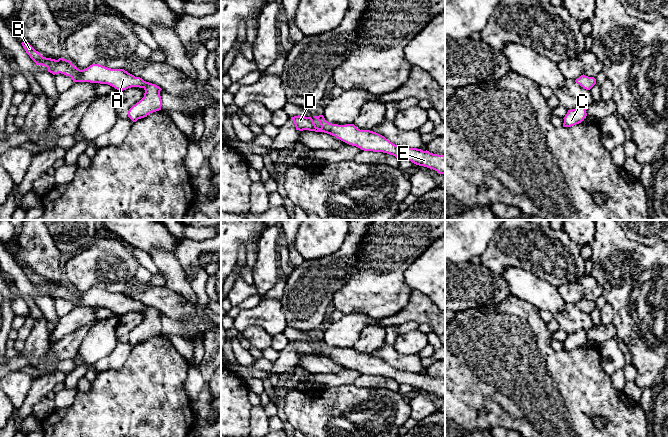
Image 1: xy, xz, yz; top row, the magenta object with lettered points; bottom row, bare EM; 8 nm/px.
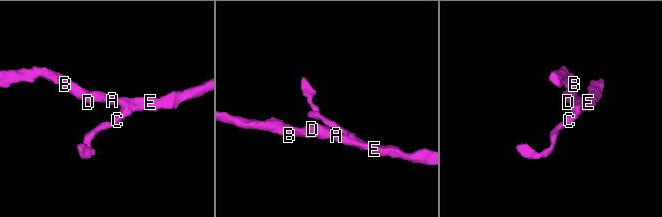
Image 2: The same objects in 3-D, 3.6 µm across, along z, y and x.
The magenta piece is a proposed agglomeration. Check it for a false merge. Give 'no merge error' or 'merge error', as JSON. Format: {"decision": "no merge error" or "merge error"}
{"decision": "no merge error"}

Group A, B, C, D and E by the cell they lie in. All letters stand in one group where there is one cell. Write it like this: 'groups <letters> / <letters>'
groups A B C D E

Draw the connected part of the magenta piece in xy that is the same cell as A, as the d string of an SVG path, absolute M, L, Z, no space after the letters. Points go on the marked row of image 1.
M21 43L26 53L36 63L48 68L48 72L64 74L72 78L73 82L90 82L108 84L119 91L131 87L139 87L145 90L144 97L133 105L128 111L128 117L136 122L150 113L161 110L162 100L159 86L146 82L140 77L128 73L124 69L111 69L99 64L92 64L86 69L80 70L69 60L62 57L58 60L43 57L29 43Z

